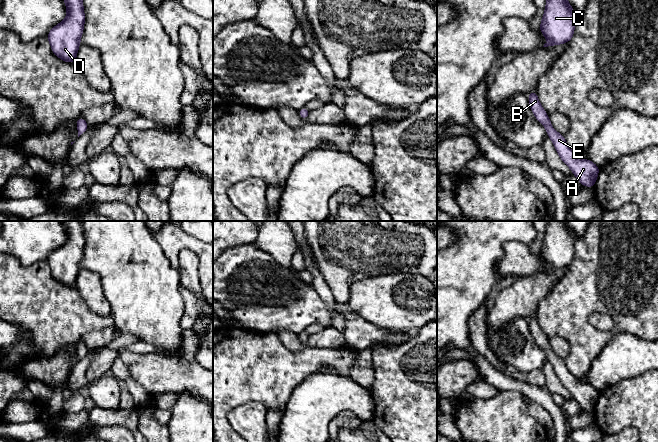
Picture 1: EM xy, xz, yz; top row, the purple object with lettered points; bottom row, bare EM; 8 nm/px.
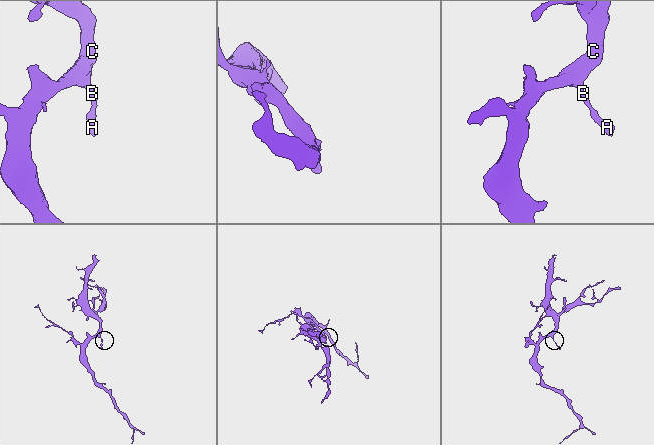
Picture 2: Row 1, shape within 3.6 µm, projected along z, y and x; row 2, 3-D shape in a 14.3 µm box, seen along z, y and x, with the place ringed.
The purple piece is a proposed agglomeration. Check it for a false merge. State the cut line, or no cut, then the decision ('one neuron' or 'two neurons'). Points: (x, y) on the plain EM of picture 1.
cut none; one neuron

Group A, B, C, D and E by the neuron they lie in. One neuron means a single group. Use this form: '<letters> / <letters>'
A B C D E

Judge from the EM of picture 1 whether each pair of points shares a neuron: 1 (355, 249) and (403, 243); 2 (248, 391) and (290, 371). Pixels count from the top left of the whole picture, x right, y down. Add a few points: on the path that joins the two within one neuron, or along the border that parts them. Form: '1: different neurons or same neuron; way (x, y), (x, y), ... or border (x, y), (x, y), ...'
1: same neuron; way (367, 243), (391, 243)
2: same neuron; way (258, 381), (267, 372), (280, 371)

